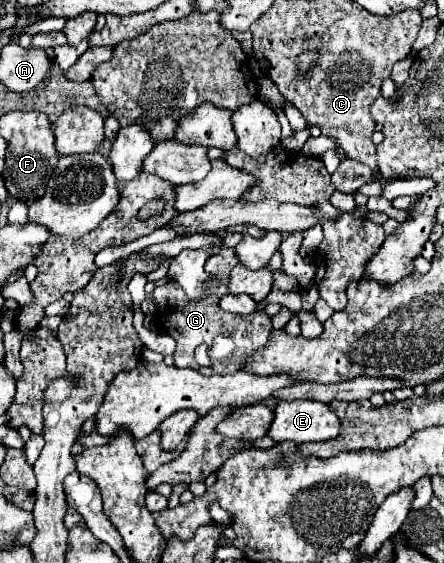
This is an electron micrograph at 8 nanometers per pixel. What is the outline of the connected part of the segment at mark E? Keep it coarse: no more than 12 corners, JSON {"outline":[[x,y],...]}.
{"outline":[[280,401],[268,435],[330,441],[340,421],[320,401]]}

